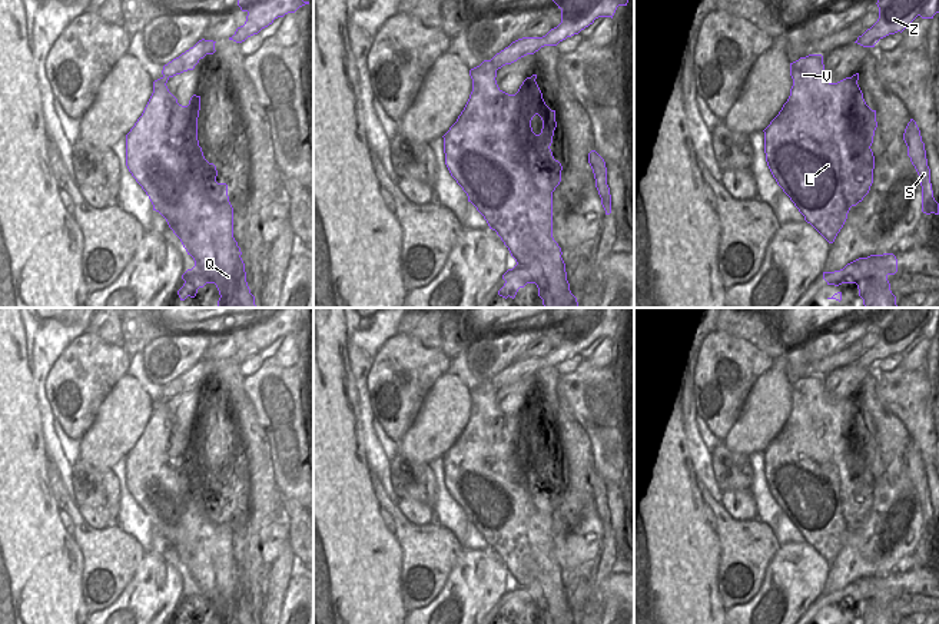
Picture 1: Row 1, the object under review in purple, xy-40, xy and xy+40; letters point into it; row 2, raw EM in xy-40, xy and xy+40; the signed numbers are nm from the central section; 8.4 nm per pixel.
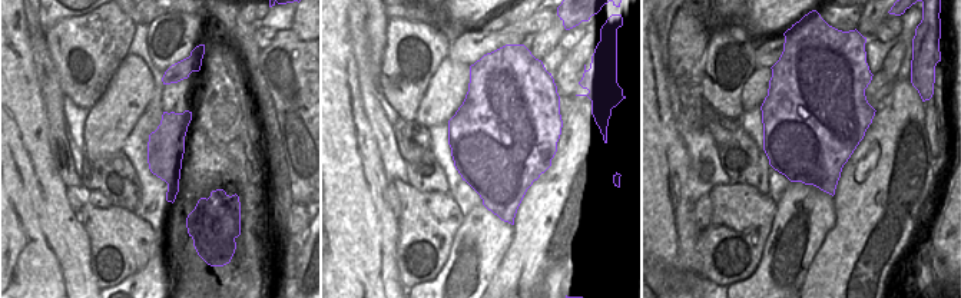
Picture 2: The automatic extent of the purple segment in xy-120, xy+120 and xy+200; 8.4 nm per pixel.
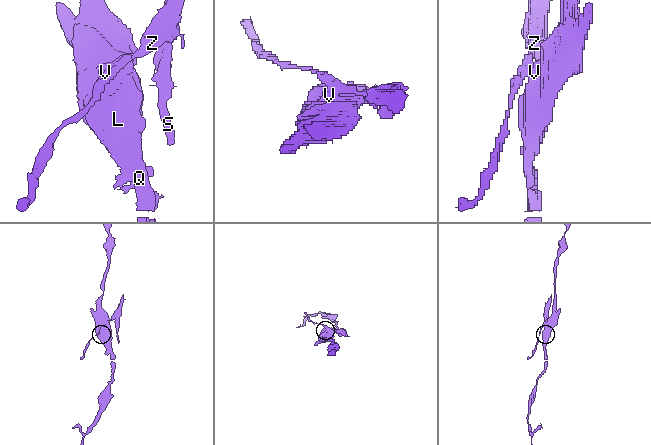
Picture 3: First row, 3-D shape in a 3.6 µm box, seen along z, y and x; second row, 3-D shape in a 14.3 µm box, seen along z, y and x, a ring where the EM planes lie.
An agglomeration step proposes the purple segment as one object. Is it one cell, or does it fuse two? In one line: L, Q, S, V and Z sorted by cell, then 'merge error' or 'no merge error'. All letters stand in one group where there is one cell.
groups L Q V / S Z; merge error

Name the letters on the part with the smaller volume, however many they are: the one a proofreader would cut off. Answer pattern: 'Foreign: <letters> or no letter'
Foreign: S, Z

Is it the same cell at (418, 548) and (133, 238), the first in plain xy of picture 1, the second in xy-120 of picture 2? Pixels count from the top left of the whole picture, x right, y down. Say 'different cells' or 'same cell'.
same cell

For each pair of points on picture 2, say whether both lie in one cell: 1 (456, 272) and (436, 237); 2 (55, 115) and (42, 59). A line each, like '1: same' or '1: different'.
1: different
2: same

